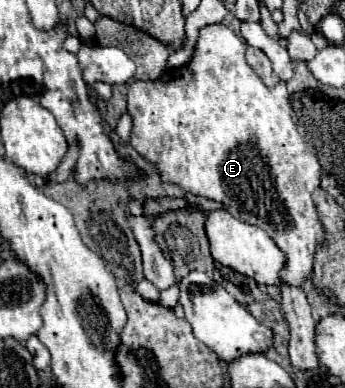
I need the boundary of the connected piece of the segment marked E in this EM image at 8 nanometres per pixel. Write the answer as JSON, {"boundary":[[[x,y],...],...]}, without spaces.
{"boundary":[[[214,23],[214,25],[206,25],[202,27],[202,33],[198,37],[198,45],[194,49],[194,55],[192,59],[178,67],[178,69],[168,69],[158,81],[134,81],[128,89],[128,113],[132,115],[132,121],[134,121],[134,127],[132,127],[132,135],[130,135],[130,143],[132,147],[142,155],[146,157],[150,163],[158,165],[160,169],[160,175],[162,175],[162,181],[170,181],[170,183],[176,183],[180,185],[184,191],[190,191],[194,195],[202,195],[202,197],[208,197],[212,201],[218,201],[224,205],[224,209],[244,221],[244,223],[250,223],[250,225],[256,225],[260,229],[264,229],[272,239],[274,243],[280,247],[280,251],[286,255],[286,265],[282,267],[280,271],[280,305],[284,309],[284,315],[288,319],[288,325],[290,325],[290,361],[294,365],[294,369],[298,371],[314,371],[314,369],[324,369],[324,365],[318,361],[318,355],[316,355],[316,321],[312,319],[312,313],[310,313],[310,307],[308,307],[308,301],[306,301],[306,295],[304,295],[304,283],[310,279],[312,275],[312,265],[314,265],[314,255],[316,255],[316,249],[322,247],[326,243],[326,235],[324,235],[324,227],[322,227],[322,221],[318,217],[318,211],[316,211],[316,205],[312,201],[312,191],[316,187],[320,187],[320,179],[322,179],[322,167],[316,159],[316,155],[306,147],[302,135],[298,133],[296,129],[296,123],[292,119],[292,107],[288,103],[289,94],[287,91],[286,83],[280,81],[276,87],[266,87],[262,83],[262,79],[250,69],[250,65],[246,63],[246,57],[244,57],[244,51],[246,51],[246,43],[232,31],[228,29],[226,25],[222,23]]]}

